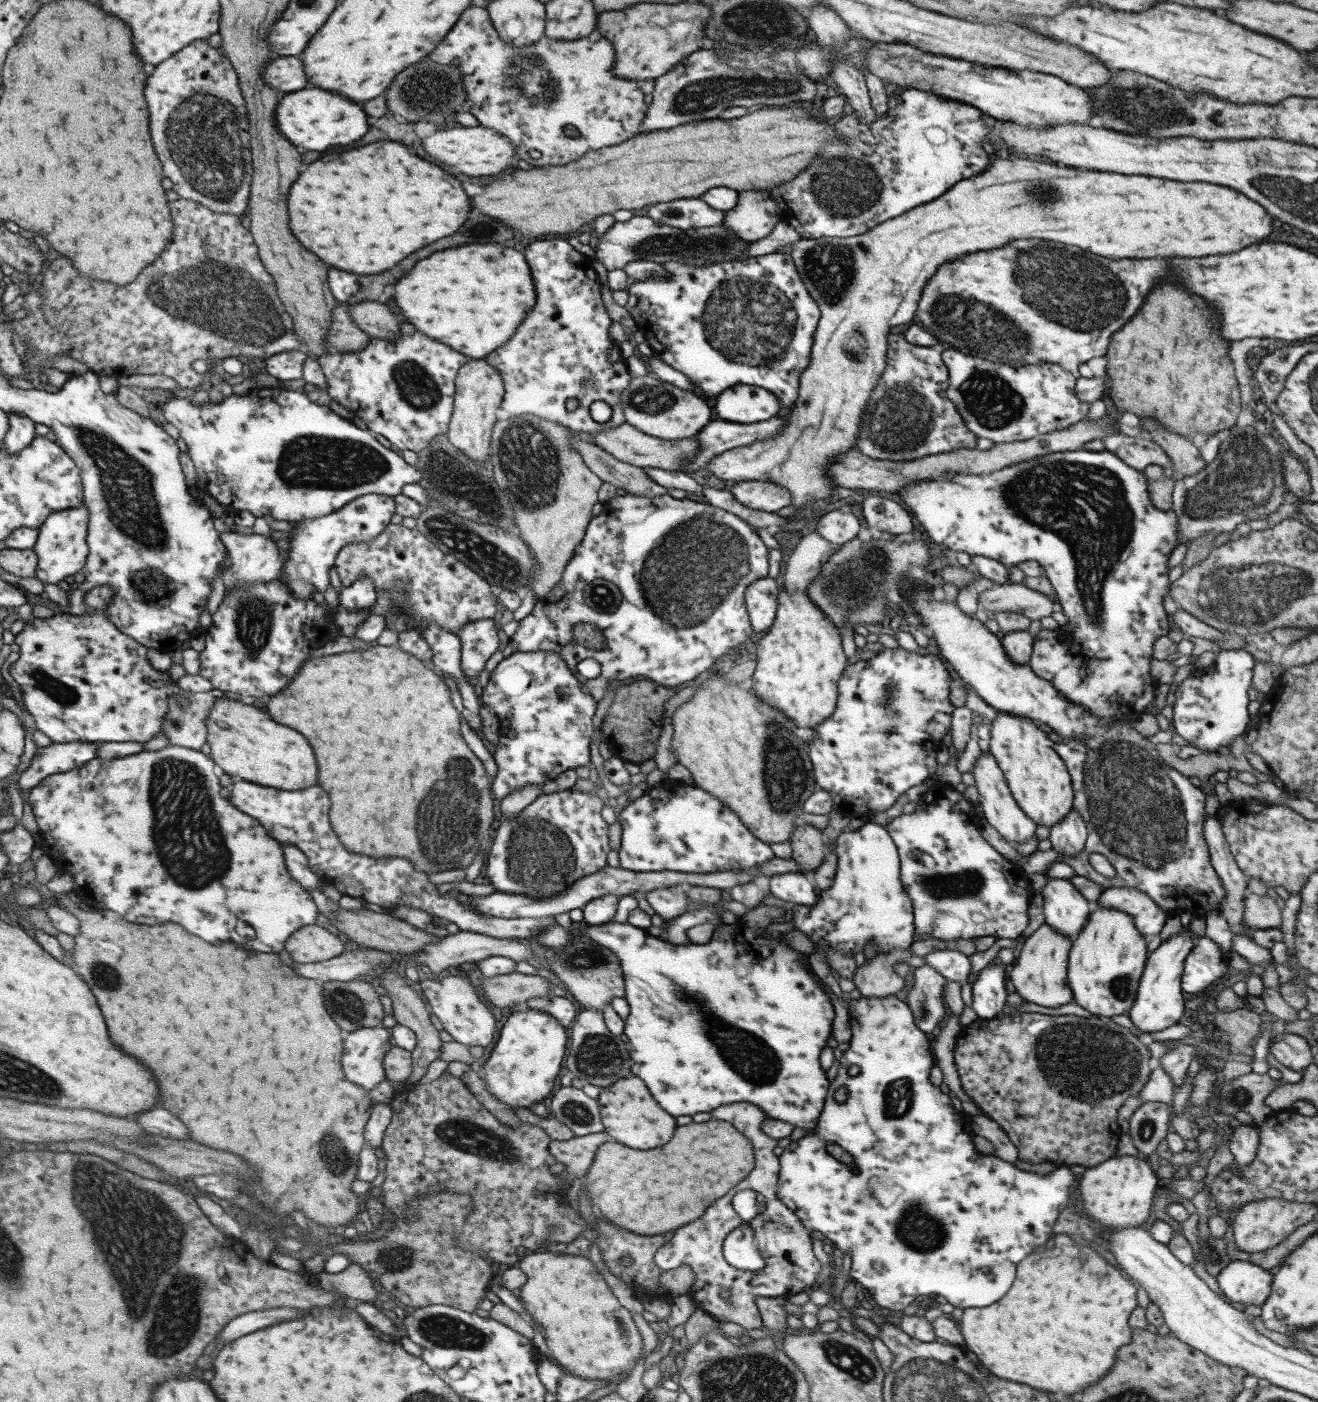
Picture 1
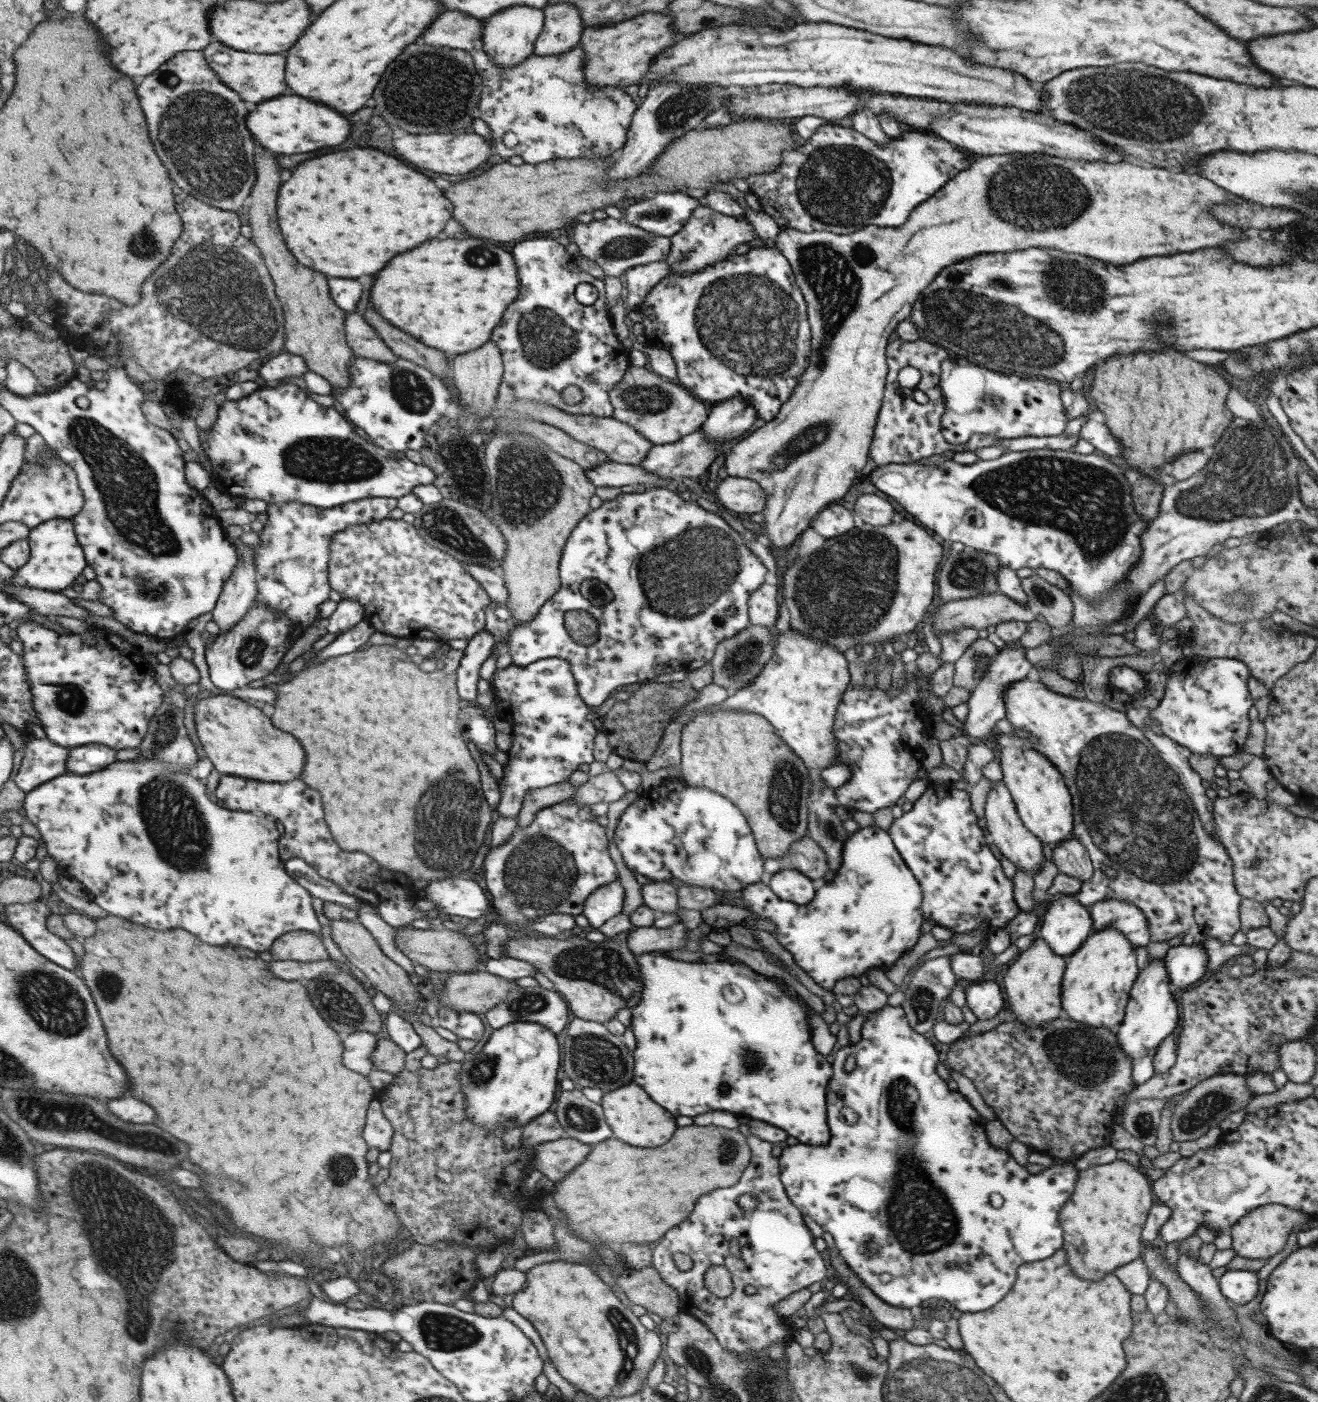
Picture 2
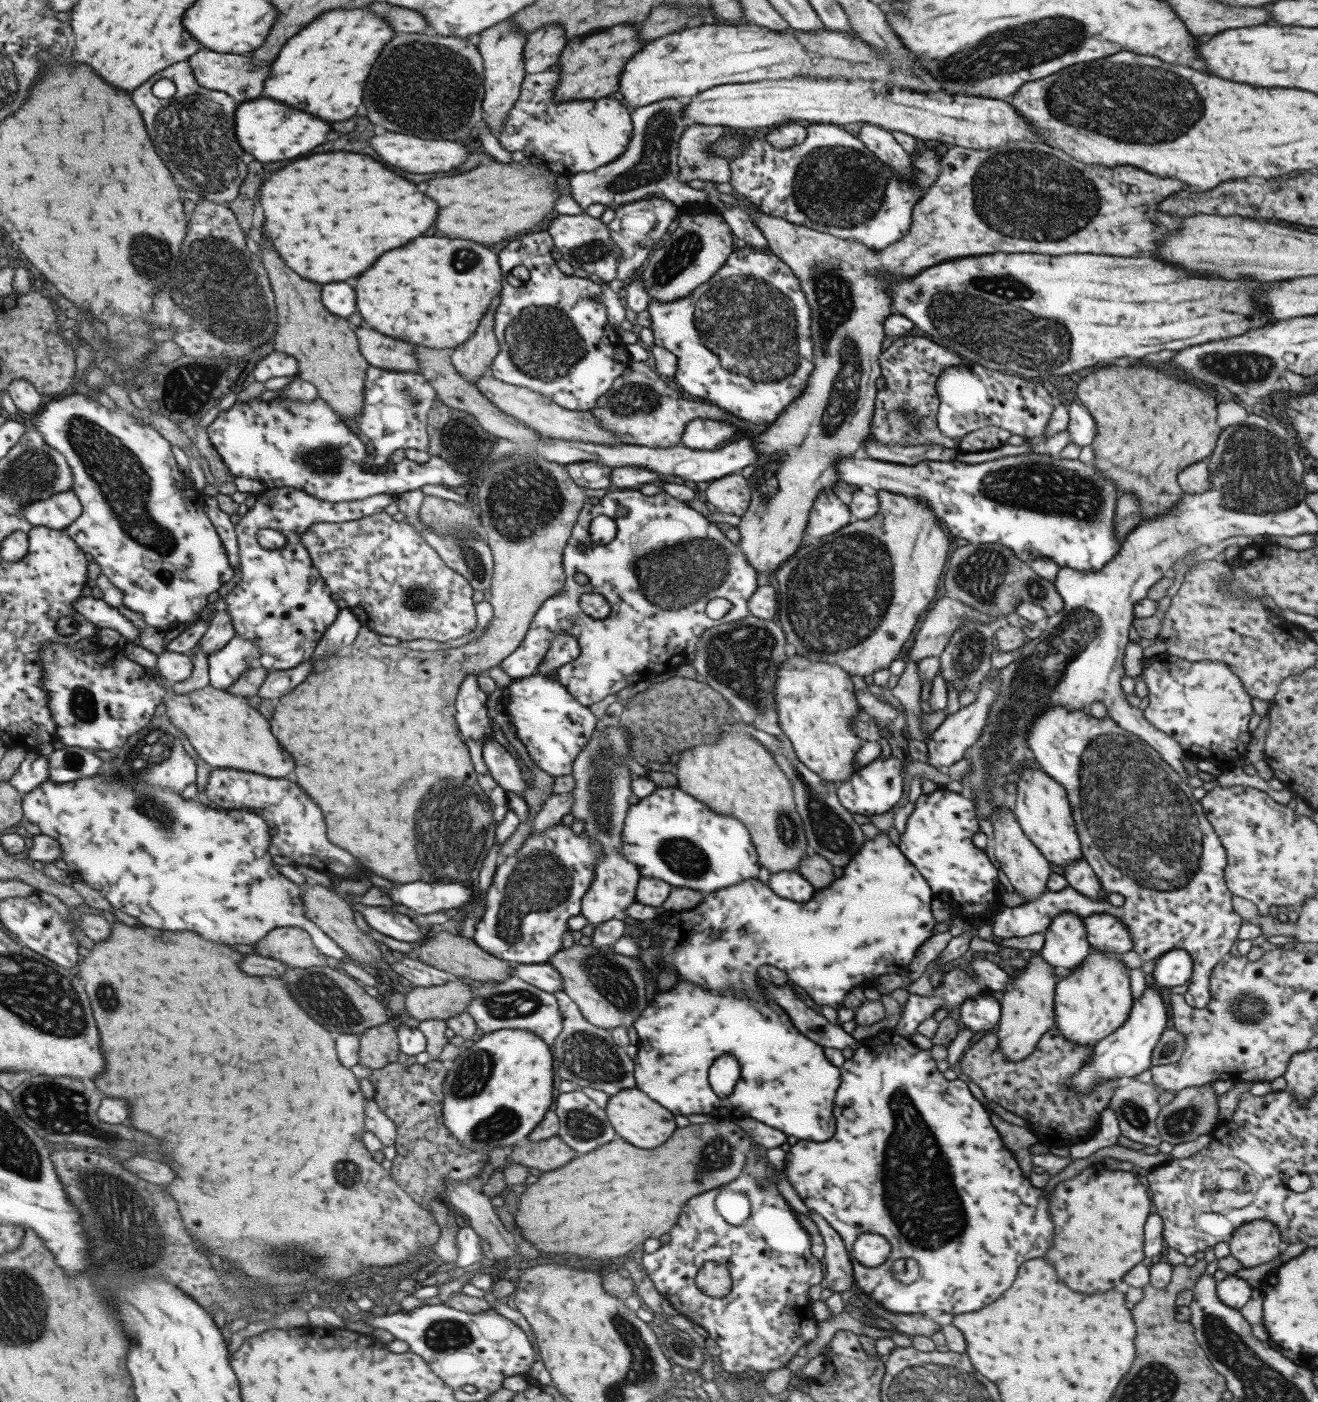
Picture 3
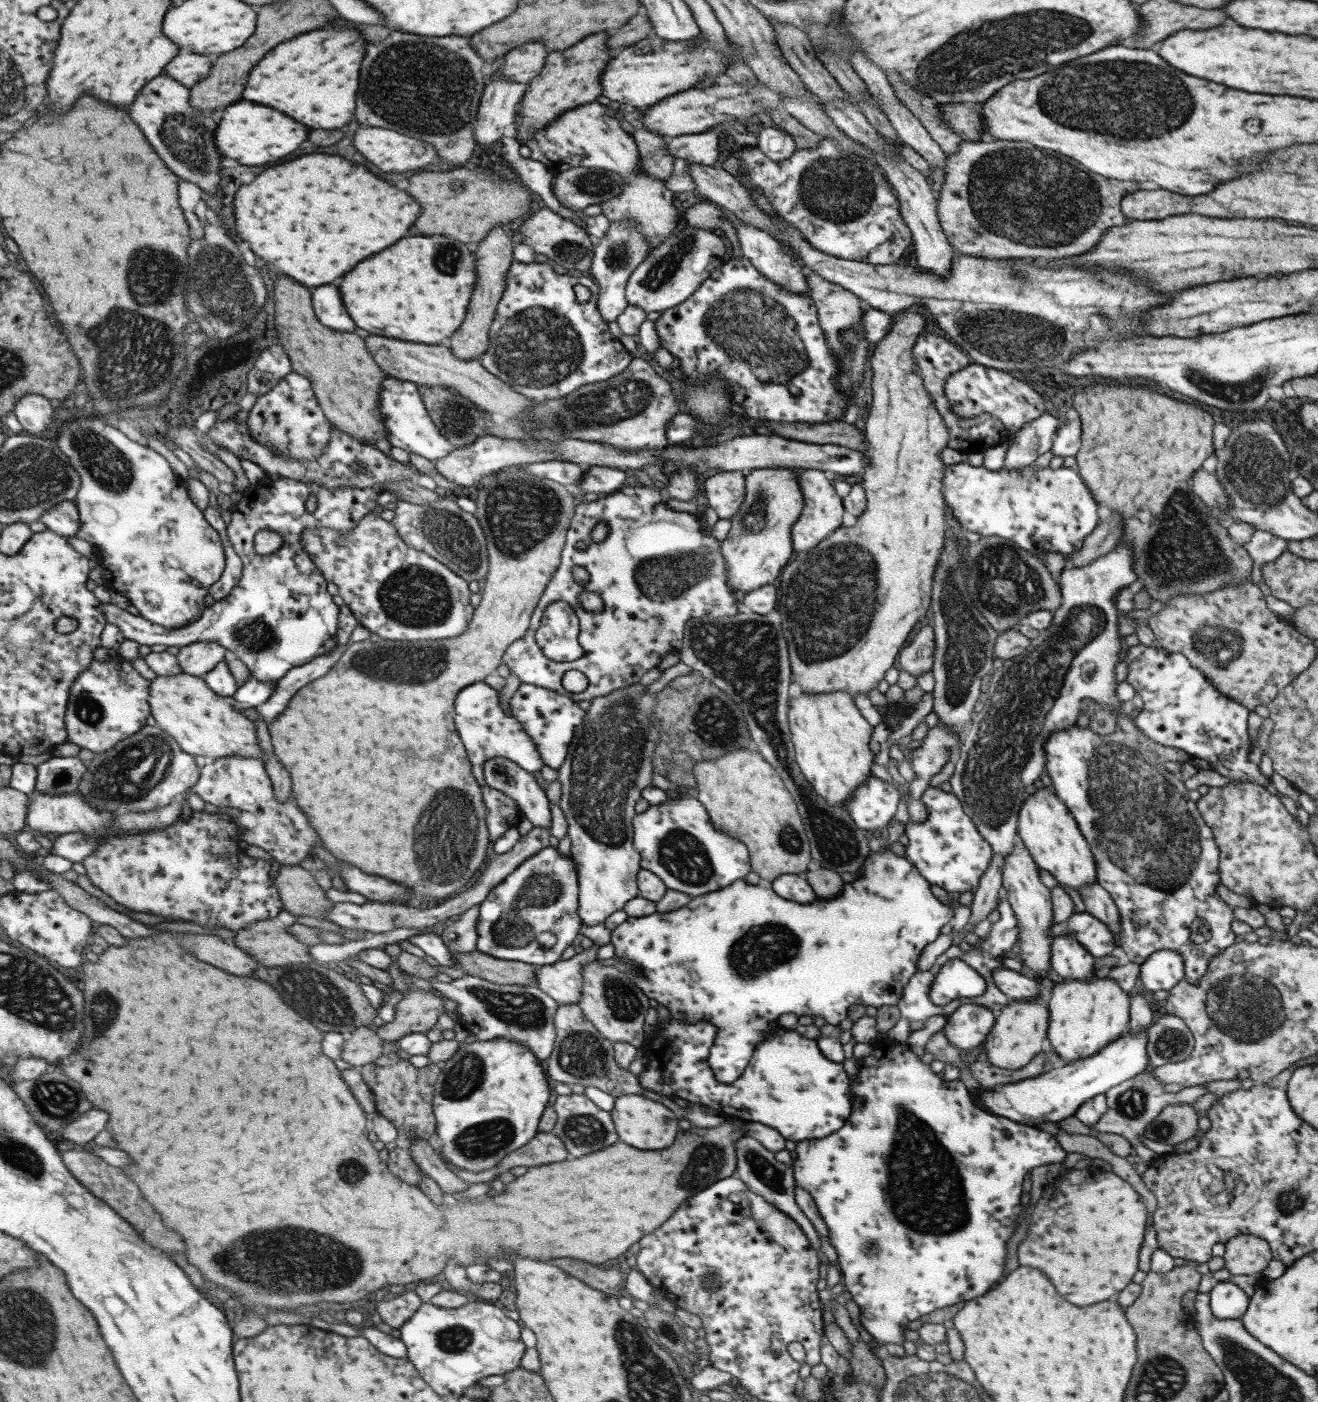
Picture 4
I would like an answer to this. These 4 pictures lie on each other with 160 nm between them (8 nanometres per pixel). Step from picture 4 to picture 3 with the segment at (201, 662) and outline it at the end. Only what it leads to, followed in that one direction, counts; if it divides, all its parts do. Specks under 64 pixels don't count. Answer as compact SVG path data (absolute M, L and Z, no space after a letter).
M221 610L211 617L209 628L199 642L201 651L209 656L214 652L223 650L236 635L234 620L229 614L229 610Z

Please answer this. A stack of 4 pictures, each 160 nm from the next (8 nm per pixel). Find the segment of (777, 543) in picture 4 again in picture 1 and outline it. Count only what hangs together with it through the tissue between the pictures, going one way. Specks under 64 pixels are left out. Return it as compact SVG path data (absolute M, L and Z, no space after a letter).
M990 158L987 168L976 174L970 176L965 180L952 184L941 196L930 200L929 202L920 204L918 207L912 208L910 211L902 215L885 220L881 224L876 225L873 229L863 233L863 235L855 235L847 238L800 238L791 244L792 251L790 256L794 262L797 274L805 285L809 296L817 303L817 308L820 312L818 323L812 338L812 347L810 350L809 365L799 375L798 395L795 402L792 402L791 413L787 414L788 422L776 436L768 438L767 440L754 440L751 444L731 448L714 456L711 460L707 461L705 470L711 475L713 483L720 486L725 486L729 483L738 483L739 481L767 481L778 484L780 487L785 487L790 496L791 506L802 506L803 510L816 509L816 500L823 500L831 494L833 487L836 484L830 480L827 475L828 470L826 466L834 459L835 455L846 450L856 448L854 446L857 435L859 419L863 414L864 408L867 404L867 398L871 394L873 387L876 385L879 375L885 369L886 361L886 348L887 348L887 335L891 332L893 326L901 326L902 324L909 323L915 316L915 309L917 300L919 300L919 292L925 286L927 278L935 272L935 268L943 262L951 262L957 256L969 254L969 252L977 252L977 250L991 250L991 248L999 248L1011 240L1017 238L1043 238L1043 240L1057 240L1061 244L1073 244L1081 250L1087 250L1094 255L1104 256L1105 258L1155 258L1155 256L1183 256L1183 258L1199 258L1199 256L1215 256L1215 254L1227 254L1227 252L1237 252L1249 244L1255 244L1259 240L1263 240L1265 236L1269 236L1271 232L1271 218L1269 214L1255 202L1247 200L1244 194L1216 184L1209 184L1203 181L1199 182L1179 182L1178 180L1167 180L1163 178L1155 178L1154 176L1131 175L1119 172L1099 172L1098 170L1086 170L1067 166L1057 166L1047 164L1043 161L1031 161L1025 158L1017 158L1001 160L999 158Z

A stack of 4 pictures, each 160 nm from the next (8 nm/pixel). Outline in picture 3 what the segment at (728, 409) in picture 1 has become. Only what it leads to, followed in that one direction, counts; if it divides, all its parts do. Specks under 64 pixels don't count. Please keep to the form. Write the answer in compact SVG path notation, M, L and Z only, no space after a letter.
M695 418L685 425L679 444L691 450L715 450L739 430L735 421Z

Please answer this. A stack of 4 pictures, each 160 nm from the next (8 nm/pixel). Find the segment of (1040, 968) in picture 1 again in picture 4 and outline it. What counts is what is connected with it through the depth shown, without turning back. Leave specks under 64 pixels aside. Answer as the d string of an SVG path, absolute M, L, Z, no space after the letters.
M1041 997L1020 1001L1011 1000L995 1017L991 1030L986 1034L981 1044L985 1058L991 1066L1003 1070L1019 1070L1041 1051L1041 1044L1047 1038L1047 1025L1049 1020L1047 1002Z

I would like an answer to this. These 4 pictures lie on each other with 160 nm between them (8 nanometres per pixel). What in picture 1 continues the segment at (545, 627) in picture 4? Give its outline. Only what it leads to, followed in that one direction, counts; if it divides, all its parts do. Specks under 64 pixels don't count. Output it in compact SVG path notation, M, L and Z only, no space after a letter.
M556 652L511 653L490 672L487 684L478 690L478 695L480 705L487 711L495 714L501 722L505 718L509 720L509 725L501 724L498 733L501 735L498 736L496 748L491 750L497 771L492 778L490 790L497 800L526 784L541 786L565 770L589 765L590 739L594 735L591 718L593 713L596 714L596 702Z

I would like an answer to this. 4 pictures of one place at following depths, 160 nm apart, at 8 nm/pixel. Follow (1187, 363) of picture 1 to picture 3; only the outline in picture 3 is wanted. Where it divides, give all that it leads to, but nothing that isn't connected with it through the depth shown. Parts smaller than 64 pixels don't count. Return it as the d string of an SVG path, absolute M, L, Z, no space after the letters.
M1119 366L1101 367L1081 379L1077 385L1076 394L1080 404L1090 412L1091 416L1093 416L1093 420L1095 420L1097 436L1095 436L1095 440L1091 442L1091 446L1093 446L1093 450L1095 450L1093 466L1099 468L1099 470L1103 470L1101 476L1113 480L1119 492L1127 492L1127 490L1129 490L1131 494L1137 496L1137 500L1139 500L1140 504L1139 508L1143 510L1142 518L1144 520L1162 515L1178 501L1180 494L1183 492L1176 483L1175 474L1177 474L1181 468L1188 467L1190 464L1200 461L1201 459L1208 460L1211 451L1215 448L1217 437L1222 428L1217 424L1215 406L1217 402L1215 402L1214 395L1209 389L1199 388L1196 384L1187 382L1186 378L1183 380L1177 370L1151 370L1151 368L1149 368L1149 370L1145 370L1149 376L1143 376L1143 374L1139 374L1139 372L1143 372L1139 366L1133 366L1133 368L1119 368Z

